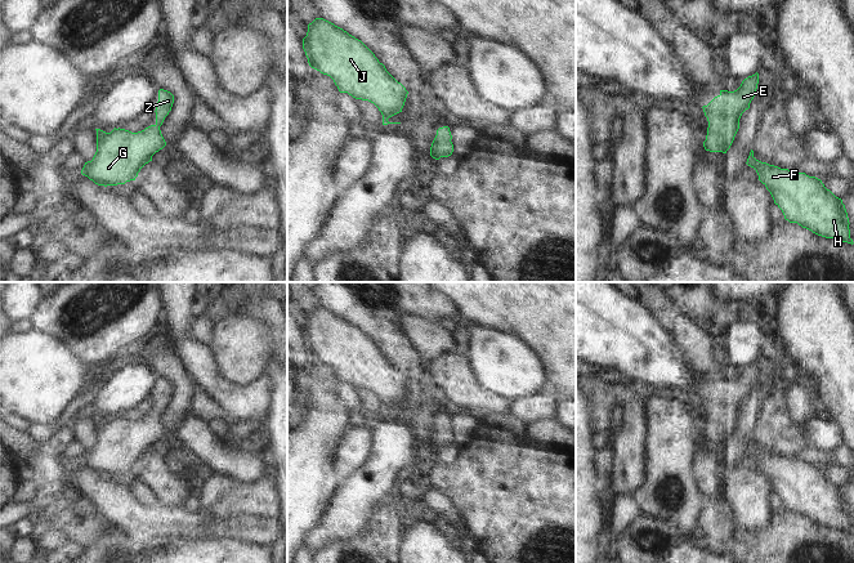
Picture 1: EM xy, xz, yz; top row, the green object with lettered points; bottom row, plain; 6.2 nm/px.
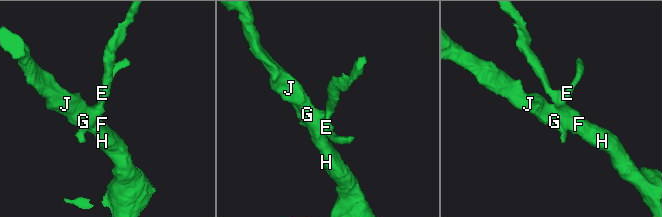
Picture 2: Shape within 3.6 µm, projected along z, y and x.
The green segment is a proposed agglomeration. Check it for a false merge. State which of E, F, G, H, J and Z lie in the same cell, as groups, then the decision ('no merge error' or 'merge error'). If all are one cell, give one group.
E F G H J Z; no merge error

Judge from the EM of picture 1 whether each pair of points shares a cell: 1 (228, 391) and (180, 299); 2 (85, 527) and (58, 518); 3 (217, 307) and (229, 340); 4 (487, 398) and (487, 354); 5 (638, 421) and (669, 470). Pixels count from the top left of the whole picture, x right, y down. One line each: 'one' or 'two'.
1: one
2: one
3: two
4: two
5: two

